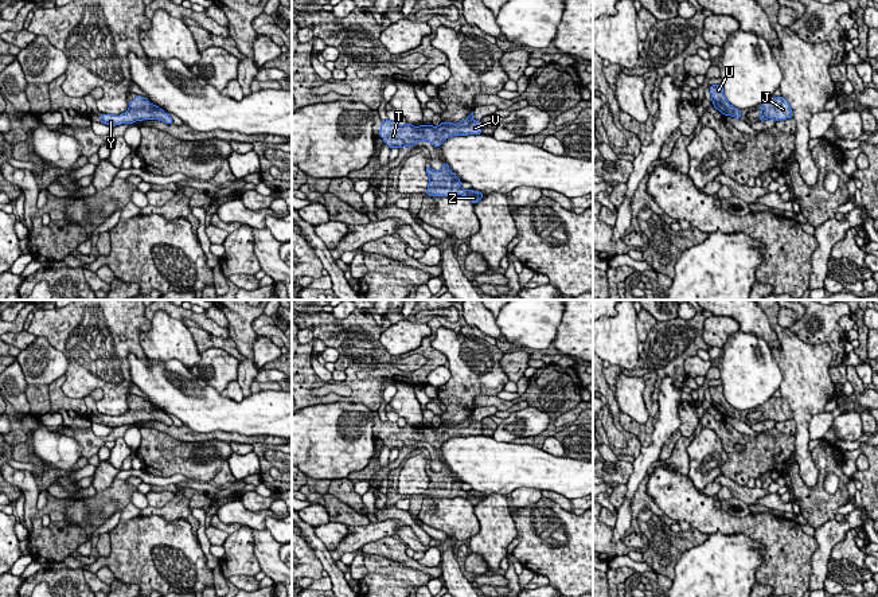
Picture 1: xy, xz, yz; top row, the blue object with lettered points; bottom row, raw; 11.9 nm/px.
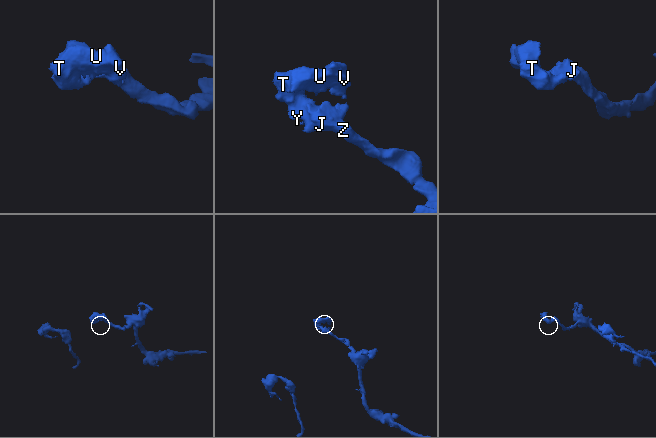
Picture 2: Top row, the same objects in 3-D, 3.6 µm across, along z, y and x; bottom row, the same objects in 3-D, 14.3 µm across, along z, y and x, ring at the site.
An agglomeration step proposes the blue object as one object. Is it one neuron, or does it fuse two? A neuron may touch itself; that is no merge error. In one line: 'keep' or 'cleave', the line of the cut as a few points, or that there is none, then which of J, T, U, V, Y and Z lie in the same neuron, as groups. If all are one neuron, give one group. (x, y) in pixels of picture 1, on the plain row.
keep; no cut; J T U V Y Z

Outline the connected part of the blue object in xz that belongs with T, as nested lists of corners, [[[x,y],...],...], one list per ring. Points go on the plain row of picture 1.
[[[472,413],[464,422],[457,425],[442,422],[438,428],[433,428],[432,425],[414,428],[407,424],[401,428],[397,422],[386,421],[382,422],[379,434],[390,450],[401,450],[405,446],[414,448],[417,442],[428,442],[434,448],[441,448],[449,438],[480,436],[483,432],[481,422],[475,422]]]

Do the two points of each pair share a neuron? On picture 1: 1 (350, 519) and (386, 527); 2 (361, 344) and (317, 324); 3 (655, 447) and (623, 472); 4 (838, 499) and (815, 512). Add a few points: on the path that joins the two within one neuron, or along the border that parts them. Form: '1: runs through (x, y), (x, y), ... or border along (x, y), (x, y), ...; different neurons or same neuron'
1: border along (370, 522), (348, 527); different neurons
2: runs through (350, 336), (328, 330); same neuron
3: border along (632, 464), (632, 472), (624, 484); different neurons
4: runs through (832, 502), (820, 507); same neuron

